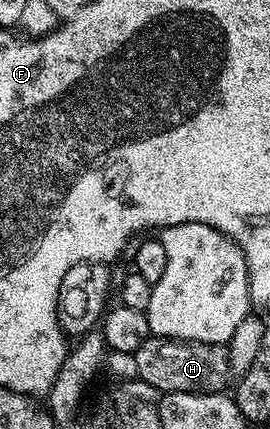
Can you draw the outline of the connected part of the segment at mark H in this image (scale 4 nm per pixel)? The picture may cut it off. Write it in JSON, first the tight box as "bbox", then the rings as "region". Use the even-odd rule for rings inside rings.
{"bbox":[135,337,233,395],"region":[[[150,337],[137,348],[135,353],[137,360],[138,381],[149,384],[160,395],[165,394],[218,394],[226,391],[227,381],[233,378],[231,373],[231,361],[227,346],[222,342],[190,342],[184,338],[157,338]]]}

